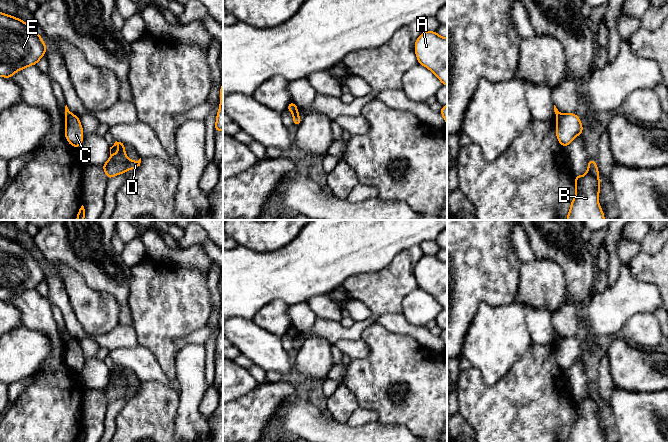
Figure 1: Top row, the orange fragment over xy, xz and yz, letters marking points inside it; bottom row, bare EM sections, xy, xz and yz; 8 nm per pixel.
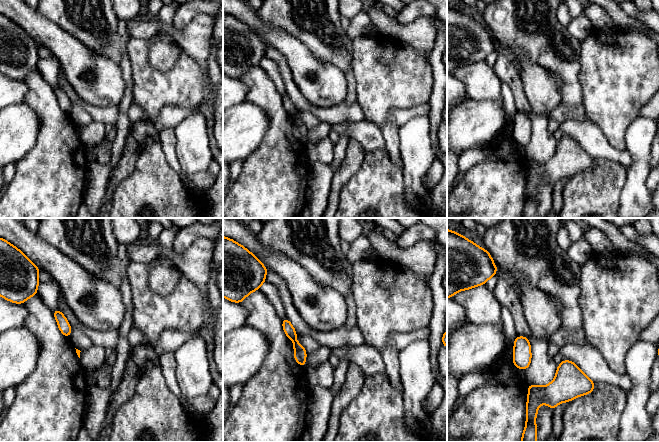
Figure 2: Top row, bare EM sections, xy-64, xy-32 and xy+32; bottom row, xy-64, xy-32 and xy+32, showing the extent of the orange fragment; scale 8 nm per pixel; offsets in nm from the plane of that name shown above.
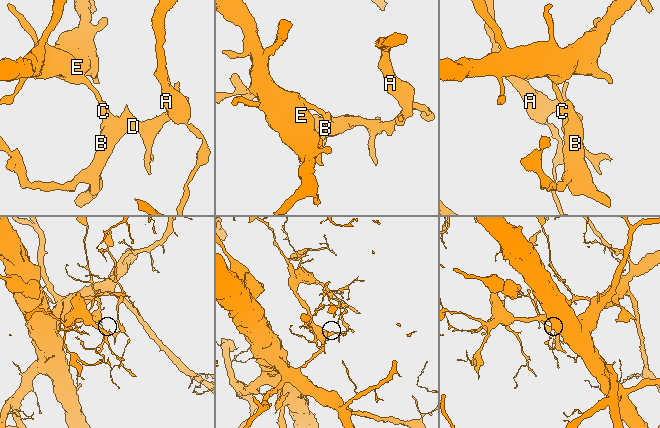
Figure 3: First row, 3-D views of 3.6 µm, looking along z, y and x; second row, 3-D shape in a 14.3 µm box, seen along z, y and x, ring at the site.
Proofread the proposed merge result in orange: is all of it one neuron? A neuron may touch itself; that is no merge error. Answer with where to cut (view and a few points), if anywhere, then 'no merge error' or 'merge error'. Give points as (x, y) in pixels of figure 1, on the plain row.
cut in xz along (297, 332), (292, 336); merge error

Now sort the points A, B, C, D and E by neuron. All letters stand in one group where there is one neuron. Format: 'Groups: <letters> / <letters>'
Groups: A B C D / E

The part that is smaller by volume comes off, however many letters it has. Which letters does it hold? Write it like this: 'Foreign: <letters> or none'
Foreign: A, B, C, D

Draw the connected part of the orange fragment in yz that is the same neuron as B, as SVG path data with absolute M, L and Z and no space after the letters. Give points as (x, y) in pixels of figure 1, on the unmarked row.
M588 384L584 400L575 399L576 420L573 422L567 442L604 442L599 429L600 406L595 385Z

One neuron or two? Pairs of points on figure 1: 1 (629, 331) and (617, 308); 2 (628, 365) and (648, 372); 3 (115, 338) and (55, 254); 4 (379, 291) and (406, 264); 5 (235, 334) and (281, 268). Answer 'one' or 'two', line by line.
1: two
2: one
3: two
4: one
5: two

